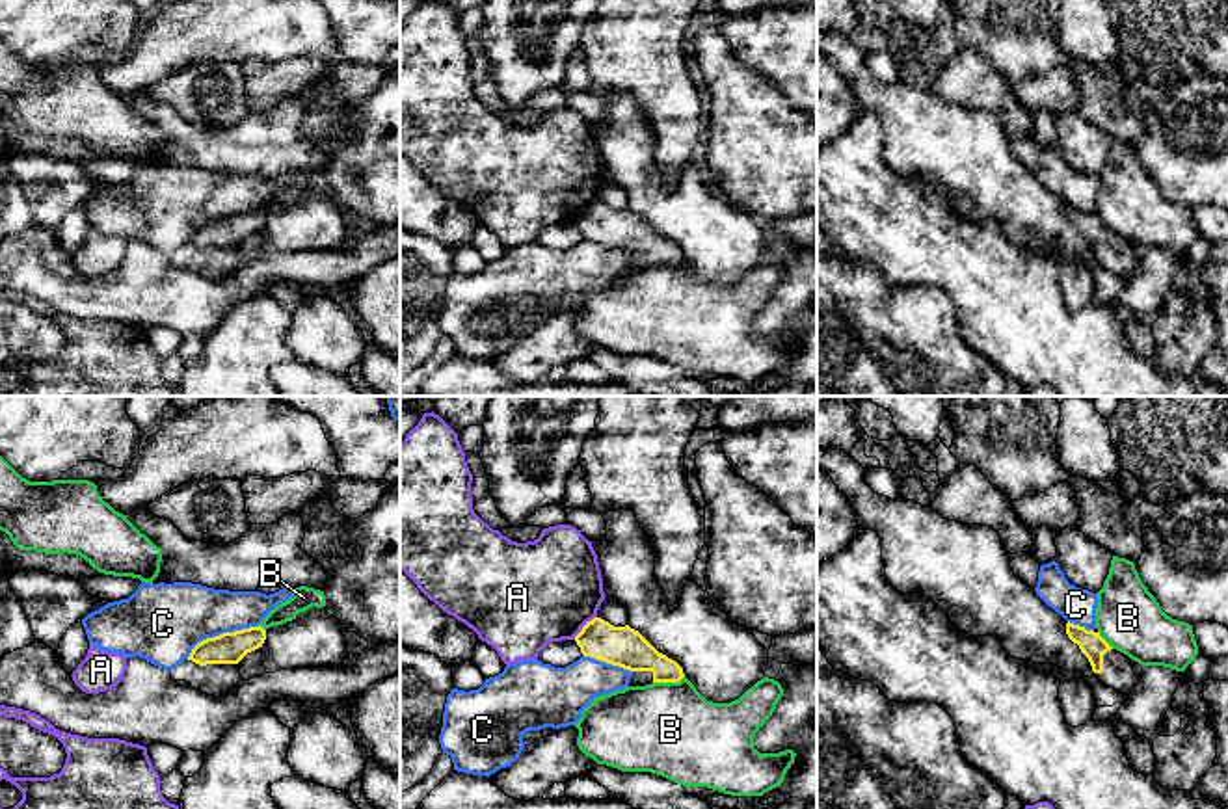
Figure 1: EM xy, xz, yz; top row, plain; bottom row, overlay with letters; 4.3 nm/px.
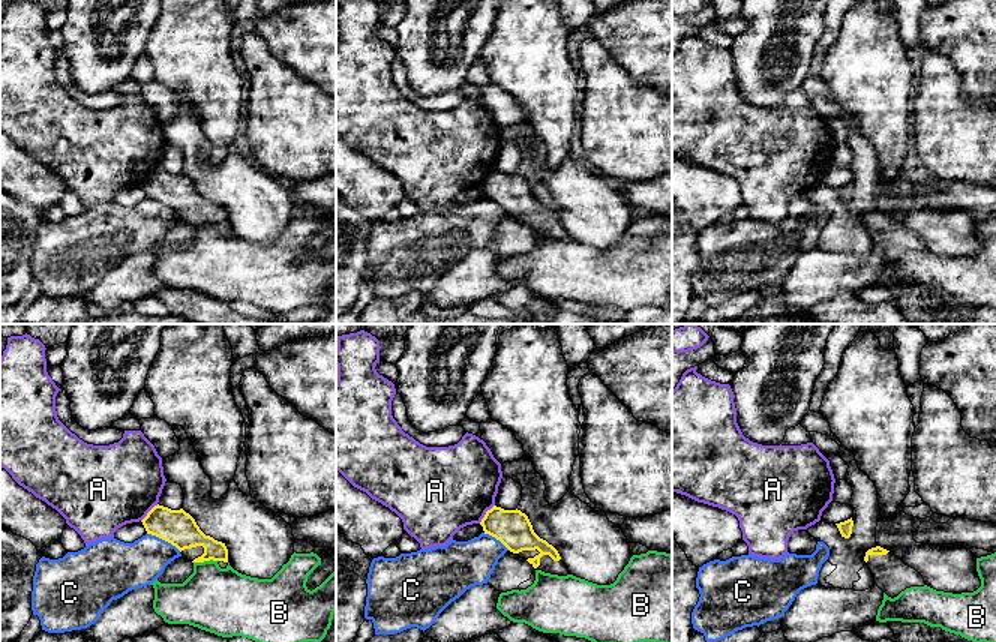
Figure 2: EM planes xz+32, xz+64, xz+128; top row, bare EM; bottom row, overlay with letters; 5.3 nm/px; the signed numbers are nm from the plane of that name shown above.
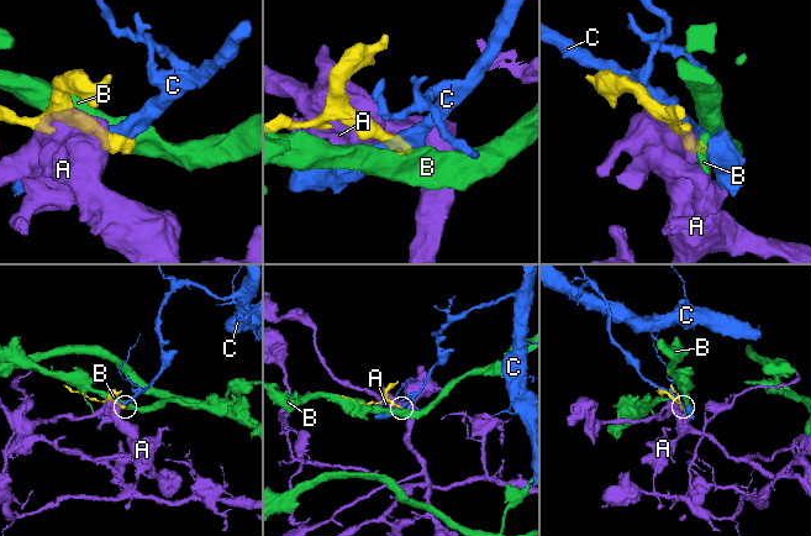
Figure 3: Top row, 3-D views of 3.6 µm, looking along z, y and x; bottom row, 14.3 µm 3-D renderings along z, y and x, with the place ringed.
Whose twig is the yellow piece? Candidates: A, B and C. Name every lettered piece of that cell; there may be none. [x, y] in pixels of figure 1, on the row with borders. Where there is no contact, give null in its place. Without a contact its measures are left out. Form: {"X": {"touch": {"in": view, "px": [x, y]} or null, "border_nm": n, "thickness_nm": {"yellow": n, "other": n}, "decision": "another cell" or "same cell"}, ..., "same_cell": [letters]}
{"A": {"touch": {"in": "xz", "px": [583, 627]}, "border_nm": 140, "thickness_nm": {"yellow": 180, "other": 440}, "decision": "another cell"}, "B": {"touch": {"in": "xz", "px": [668, 681]}, "border_nm": 140, "thickness_nm": {"yellow": 170, "other": 400}, "decision": "another cell"}, "C": {"touch": {"in": "xy", "px": [220, 635]}, "border_nm": 360, "thickness_nm": {"yellow": 140, "other": 340}, "decision": "another cell"}, "same_cell": []}

